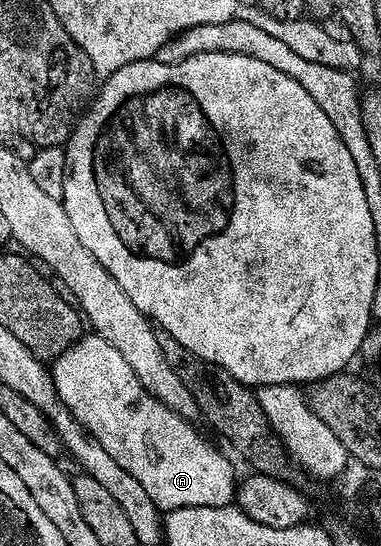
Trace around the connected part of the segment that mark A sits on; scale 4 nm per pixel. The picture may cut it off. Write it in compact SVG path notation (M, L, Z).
M88 335L81 336L74 347L66 350L61 357L55 358L50 372L62 403L76 416L76 422L84 426L98 443L102 443L102 447L106 447L106 451L110 451L110 455L114 455L116 462L126 471L130 471L130 475L134 475L134 479L138 479L138 483L142 483L142 487L146 487L146 491L150 494L150 499L154 499L154 503L162 511L189 509L190 507L227 509L237 500L238 477L236 481L236 469L232 466L231 459L226 454L219 453L216 449L211 449L208 446L207 439L195 429L197 426L193 422L178 416L170 407L166 407L158 399L154 399L154 395L150 395L150 391L146 391L146 387L142 387L142 383L138 381L138 375L134 375L134 370L130 367L130 363L126 363L126 359L122 359L122 355L118 355L118 351L114 351L114 347L110 347L110 343L106 343L106 339L95 335L89 335L89 337Z

